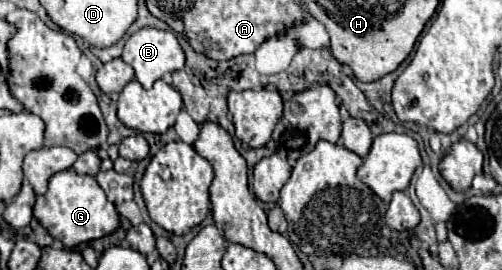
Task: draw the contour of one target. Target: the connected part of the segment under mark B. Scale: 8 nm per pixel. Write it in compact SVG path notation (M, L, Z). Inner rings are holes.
M139 29L133 33L123 49L121 59L133 67L135 79L151 89L165 73L179 71L185 65L185 53L171 31Z

